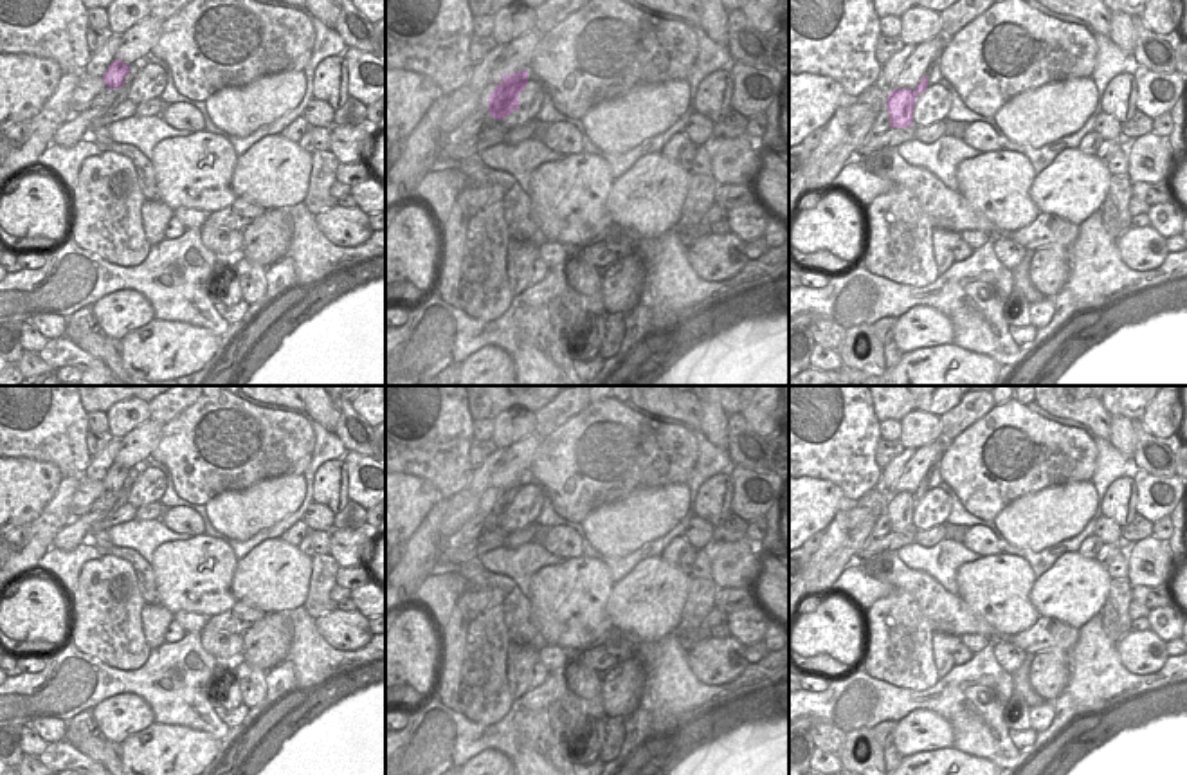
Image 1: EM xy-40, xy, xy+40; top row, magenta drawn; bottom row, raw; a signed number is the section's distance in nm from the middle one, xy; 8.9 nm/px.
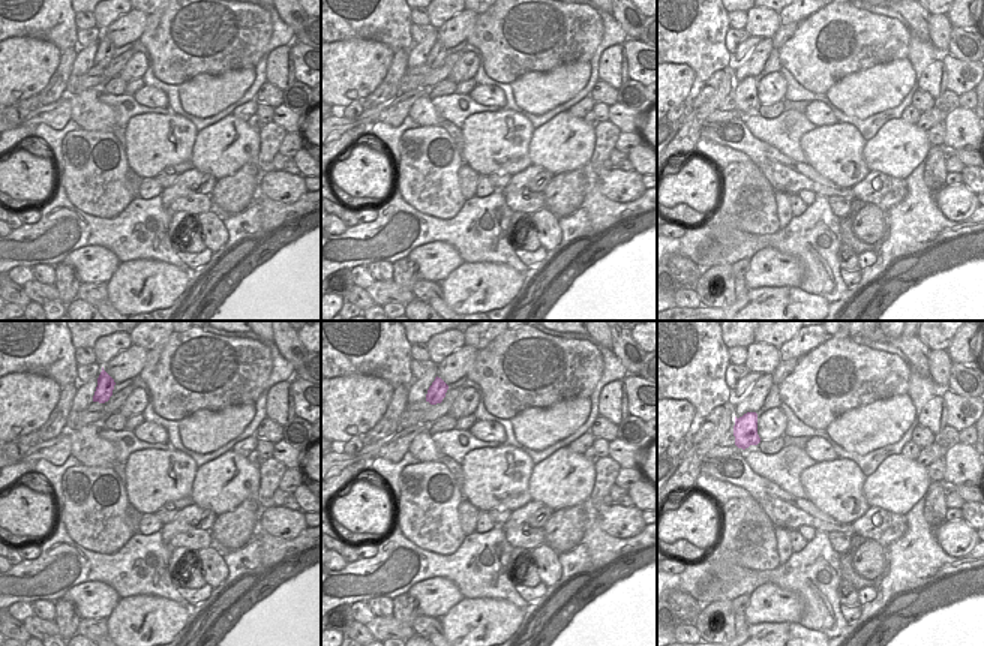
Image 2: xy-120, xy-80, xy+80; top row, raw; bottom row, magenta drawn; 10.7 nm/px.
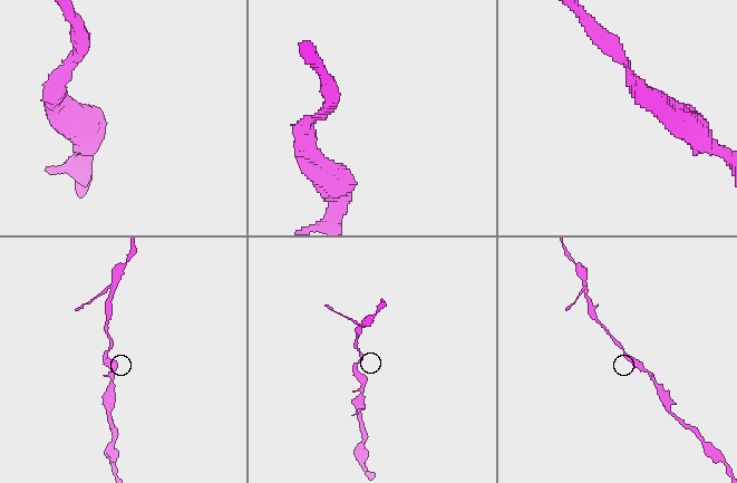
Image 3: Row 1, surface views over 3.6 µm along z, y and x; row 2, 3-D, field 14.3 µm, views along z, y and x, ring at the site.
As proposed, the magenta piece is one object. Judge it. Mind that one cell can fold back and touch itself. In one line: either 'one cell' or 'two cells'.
one cell

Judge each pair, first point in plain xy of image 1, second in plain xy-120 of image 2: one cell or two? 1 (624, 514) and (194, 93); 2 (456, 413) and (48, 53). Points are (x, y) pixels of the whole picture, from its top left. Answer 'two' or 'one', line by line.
1: one
2: two

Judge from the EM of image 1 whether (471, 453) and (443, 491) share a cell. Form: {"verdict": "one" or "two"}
{"verdict": "two"}

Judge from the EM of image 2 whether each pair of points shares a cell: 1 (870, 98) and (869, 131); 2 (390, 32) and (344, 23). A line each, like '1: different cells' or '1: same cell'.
1: different cells
2: same cell

